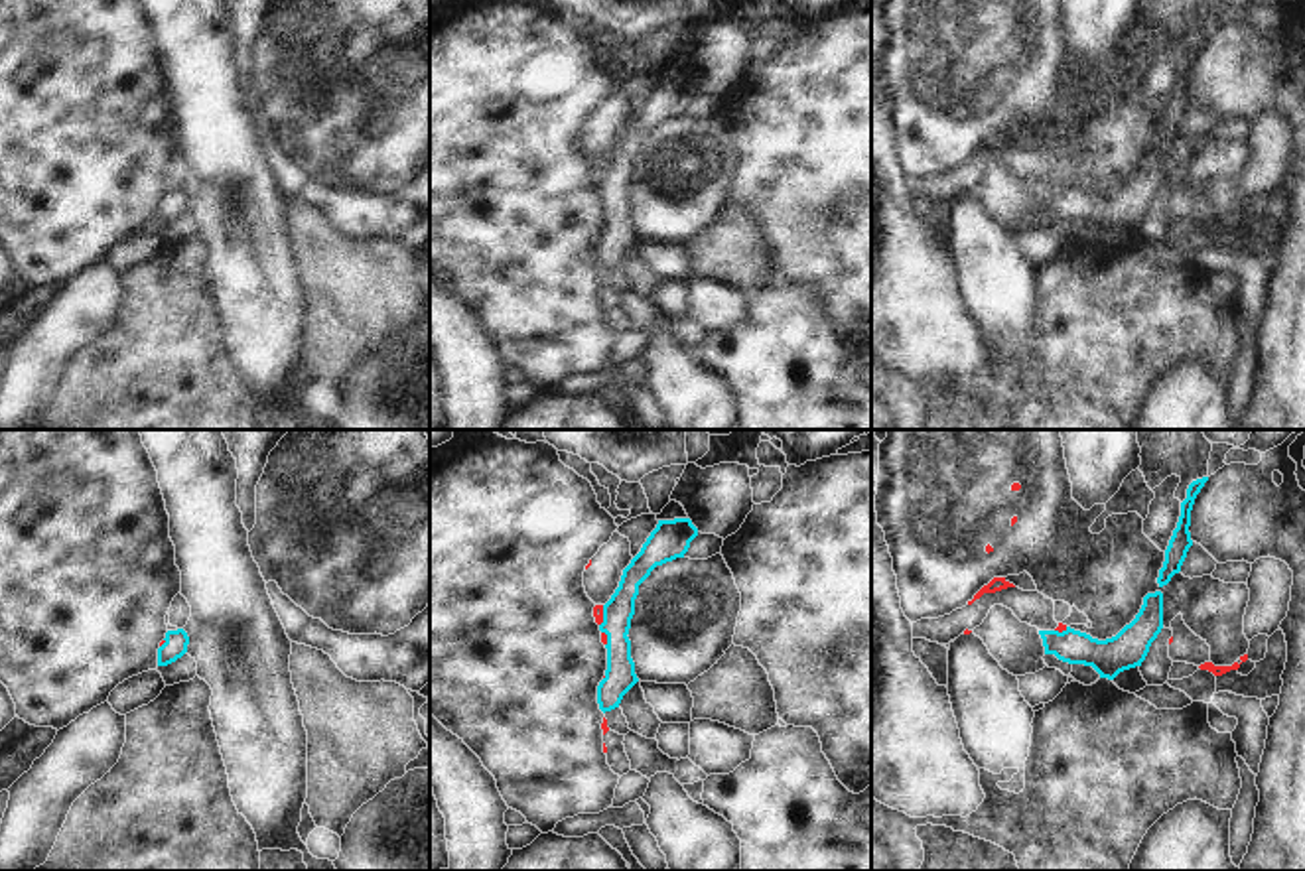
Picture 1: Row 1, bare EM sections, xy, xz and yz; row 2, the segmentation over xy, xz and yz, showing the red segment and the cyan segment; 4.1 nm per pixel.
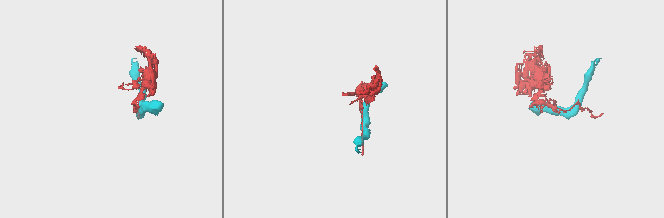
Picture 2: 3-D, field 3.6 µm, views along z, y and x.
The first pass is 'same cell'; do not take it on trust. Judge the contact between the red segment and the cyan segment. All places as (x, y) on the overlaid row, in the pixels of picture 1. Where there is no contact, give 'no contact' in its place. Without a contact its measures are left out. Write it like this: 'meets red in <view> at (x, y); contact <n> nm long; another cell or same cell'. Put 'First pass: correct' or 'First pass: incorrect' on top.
First pass: incorrect
meets red in xz at (602, 615); contact 90 nm long; another cell

